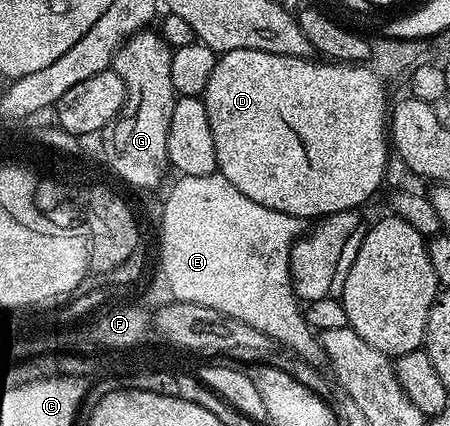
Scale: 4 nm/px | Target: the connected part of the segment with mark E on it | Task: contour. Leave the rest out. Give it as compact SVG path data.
M219 171L210 175L190 175L189 177L180 175L175 179L177 181L173 183L172 190L169 191L168 198L164 201L164 210L160 213L160 269L164 272L165 283L168 284L169 291L167 290L167 292L173 298L176 296L177 302L192 301L196 305L217 309L219 313L224 313L227 317L242 319L242 323L250 323L250 327L258 327L258 331L270 335L270 339L276 344L293 349L295 353L304 355L307 354L307 349L313 348L315 350L318 341L314 336L314 330L308 326L308 322L304 319L301 302L292 288L291 267L289 265L292 246L305 232L305 222L301 218L291 217L282 211L262 207L262 203L254 203L254 199L246 199L246 195L242 195L242 191L238 191L238 187L234 187L234 183L230 183Z

